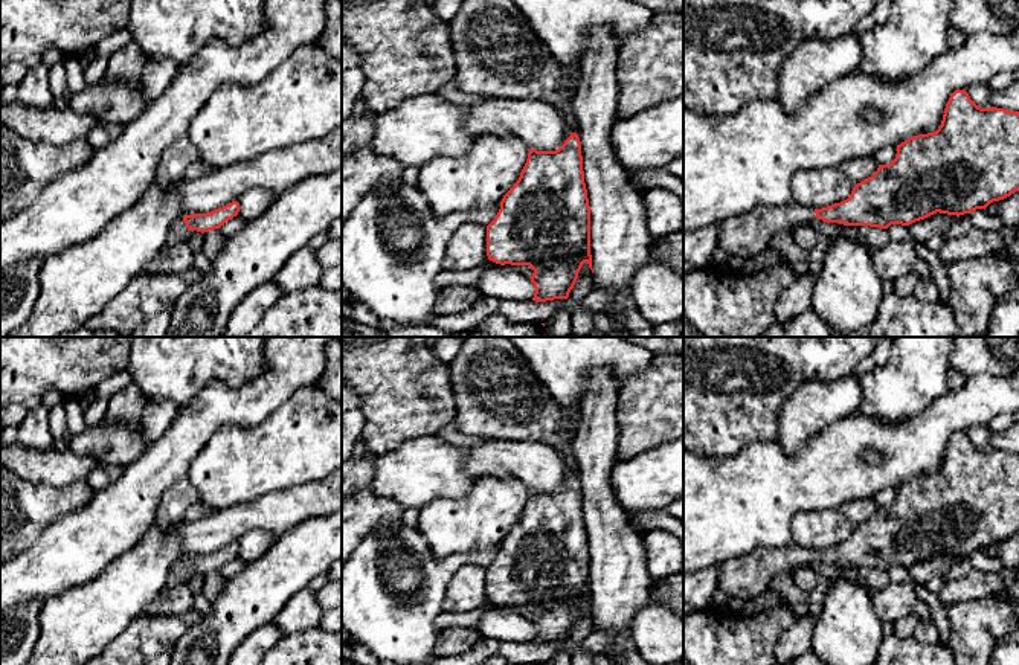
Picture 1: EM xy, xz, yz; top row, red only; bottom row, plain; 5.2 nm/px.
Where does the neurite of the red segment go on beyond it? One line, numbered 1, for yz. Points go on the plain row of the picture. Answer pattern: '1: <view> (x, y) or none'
1: yz (748, 577)

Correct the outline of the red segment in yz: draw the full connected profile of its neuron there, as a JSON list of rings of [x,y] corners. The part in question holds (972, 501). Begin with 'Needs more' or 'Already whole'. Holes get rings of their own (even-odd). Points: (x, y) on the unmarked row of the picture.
Needs more. [[[955,432],[946,445],[938,471],[909,479],[897,487],[895,500],[889,506],[879,506],[871,519],[854,526],[847,541],[822,551],[801,548],[795,543],[783,548],[755,548],[746,555],[722,563],[717,589],[732,599],[751,601],[769,590],[770,581],[776,575],[810,567],[816,560],[844,567],[888,570],[891,566],[909,567],[937,554],[956,558],[972,555],[976,551],[985,551],[993,543],[1010,538],[1016,532],[1019,532],[1019,453],[996,448],[981,450],[966,432]]]

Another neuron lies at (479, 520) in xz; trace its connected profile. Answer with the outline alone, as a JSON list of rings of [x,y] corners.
[[[474,477],[467,496],[423,506],[416,529],[438,560],[487,551],[499,546],[519,522],[528,494],[514,477]]]

